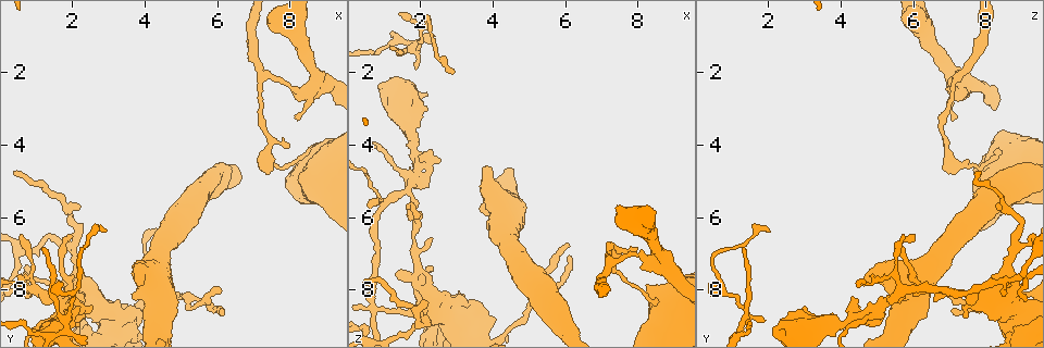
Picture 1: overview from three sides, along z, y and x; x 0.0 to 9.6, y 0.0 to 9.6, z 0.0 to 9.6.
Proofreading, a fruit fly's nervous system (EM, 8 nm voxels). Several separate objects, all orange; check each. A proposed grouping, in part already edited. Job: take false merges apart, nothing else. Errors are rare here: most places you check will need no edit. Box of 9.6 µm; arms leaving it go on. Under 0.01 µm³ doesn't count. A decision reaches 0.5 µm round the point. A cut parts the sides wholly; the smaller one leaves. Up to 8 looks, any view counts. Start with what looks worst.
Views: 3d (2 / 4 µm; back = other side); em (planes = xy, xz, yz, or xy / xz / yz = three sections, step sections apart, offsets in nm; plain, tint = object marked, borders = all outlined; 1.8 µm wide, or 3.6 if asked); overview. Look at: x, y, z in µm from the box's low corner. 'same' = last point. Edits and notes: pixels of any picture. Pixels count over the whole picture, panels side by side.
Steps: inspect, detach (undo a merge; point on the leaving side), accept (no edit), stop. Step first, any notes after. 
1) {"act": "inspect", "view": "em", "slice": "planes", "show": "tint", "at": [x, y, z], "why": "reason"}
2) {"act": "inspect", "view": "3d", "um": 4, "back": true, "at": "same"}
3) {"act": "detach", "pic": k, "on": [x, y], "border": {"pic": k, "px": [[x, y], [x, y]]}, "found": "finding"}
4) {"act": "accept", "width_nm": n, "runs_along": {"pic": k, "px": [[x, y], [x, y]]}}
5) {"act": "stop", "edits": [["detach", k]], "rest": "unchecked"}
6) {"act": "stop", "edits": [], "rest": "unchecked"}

{"act": "inspect", "view": "3d", "um": 2, "at": [1.95, 8.70, 4.60], "why": "abrupt turn"}

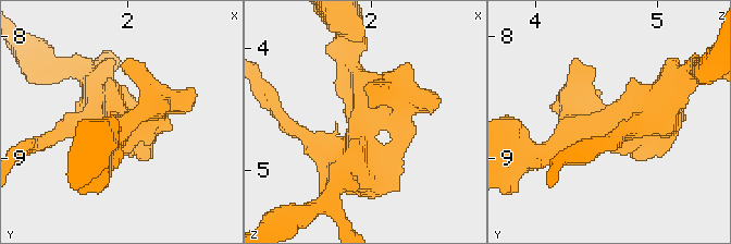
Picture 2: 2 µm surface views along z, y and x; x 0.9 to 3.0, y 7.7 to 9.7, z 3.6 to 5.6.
{"act": "inspect", "view": "em", "slice": "planes", "show": "tint", "at": [1.96, 8.72, 4.58]}

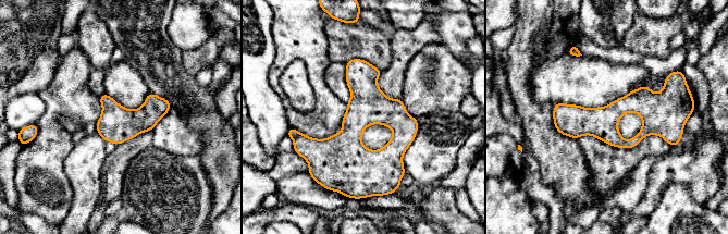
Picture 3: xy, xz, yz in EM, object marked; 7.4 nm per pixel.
{"act": "accept", "runs_along": {"pic": 3, "px": [[355, 61], [358, 180]]}, "found": "all the same cell"}

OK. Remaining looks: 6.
{"act": "inspect", "view": "em", "slice": "planes", "show": "plain", "at": [0.80, 7.65, 8.50], "why": "sharp bend"}

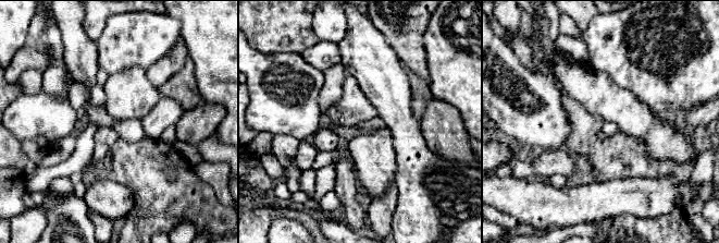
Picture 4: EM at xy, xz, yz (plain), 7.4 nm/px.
{"act": "inspect", "view": "em", "slice": "planes", "show": "tint", "at": "same"}

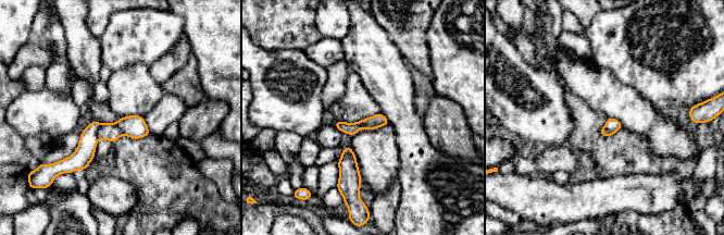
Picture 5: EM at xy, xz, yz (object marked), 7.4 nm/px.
{"act": "detach", "pic": 5, "on": [109, 132], "border": {"pic": 5, "px": [[102, 124], [97, 132], [97, 138]]}, "found": "two cells meet here"}

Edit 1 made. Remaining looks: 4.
{"act": "inspect", "view": "overview"}

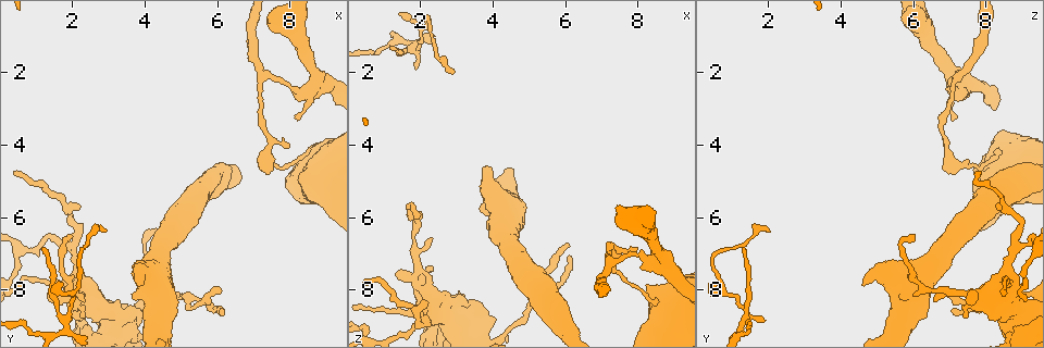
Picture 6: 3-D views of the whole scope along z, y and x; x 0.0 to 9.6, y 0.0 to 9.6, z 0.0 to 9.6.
{"act": "inspect", "view": "em", "slice": "planes", "show": "plain", "at": [7.45, 4.55, 7.50], "why": "sharp bend"}

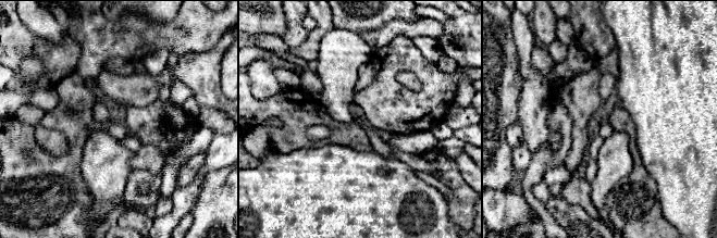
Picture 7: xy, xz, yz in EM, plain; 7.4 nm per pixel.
{"act": "inspect", "view": "em", "slice": "planes", "show": "tint", "at": "same", "why": "where the object lies"}

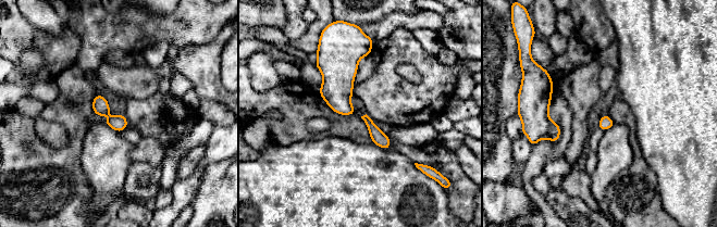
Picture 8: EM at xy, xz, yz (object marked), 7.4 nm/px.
{"act": "accept", "found": "one cell here"}

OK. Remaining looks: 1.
{"act": "stop", "edits": [["detach", 5]], "rest": "unchecked"}

